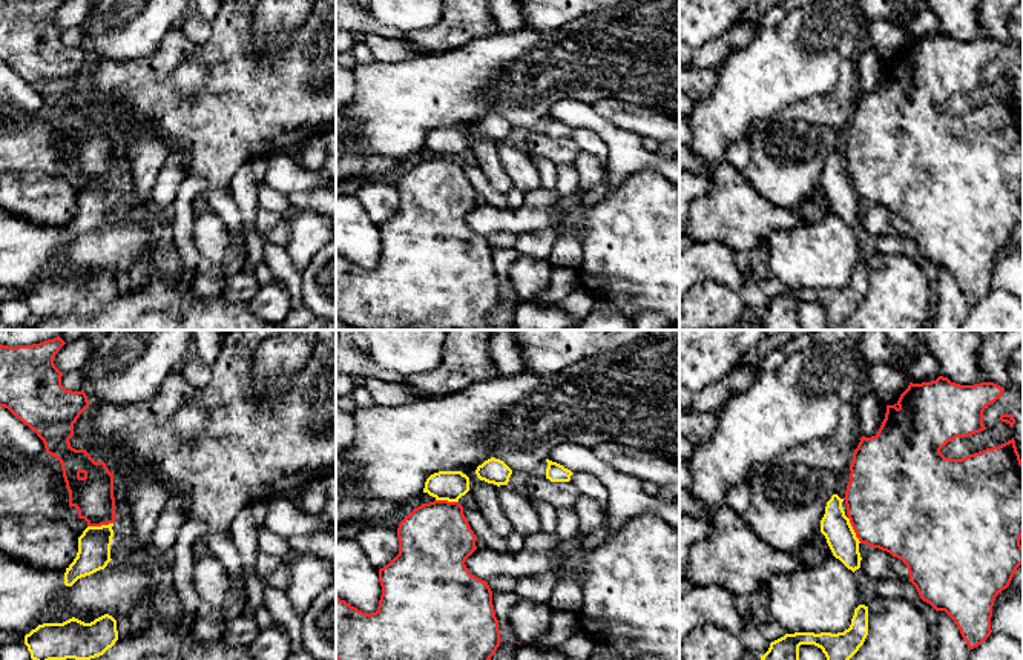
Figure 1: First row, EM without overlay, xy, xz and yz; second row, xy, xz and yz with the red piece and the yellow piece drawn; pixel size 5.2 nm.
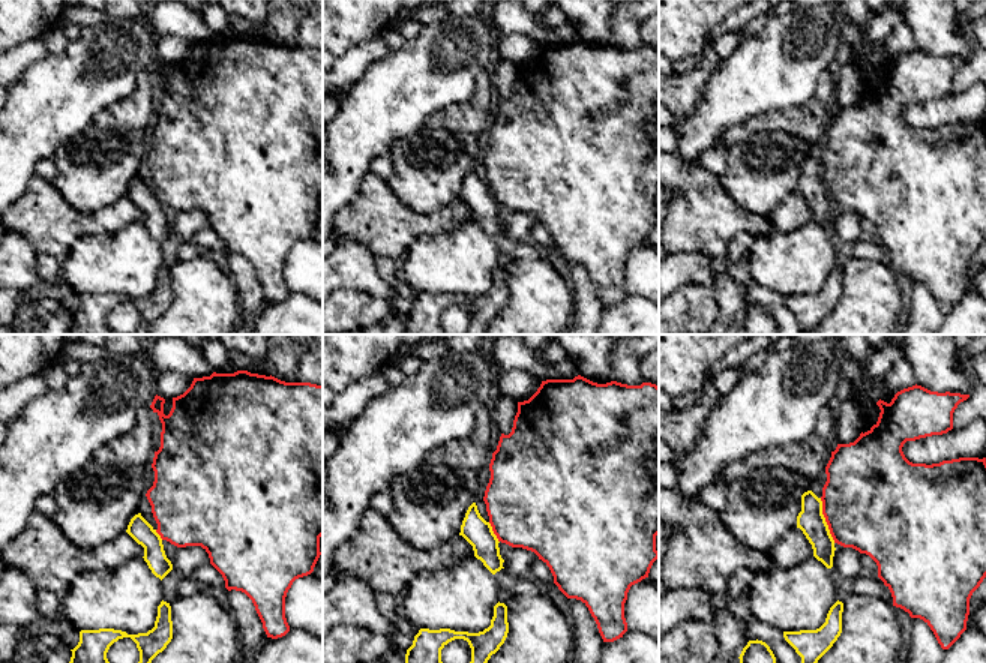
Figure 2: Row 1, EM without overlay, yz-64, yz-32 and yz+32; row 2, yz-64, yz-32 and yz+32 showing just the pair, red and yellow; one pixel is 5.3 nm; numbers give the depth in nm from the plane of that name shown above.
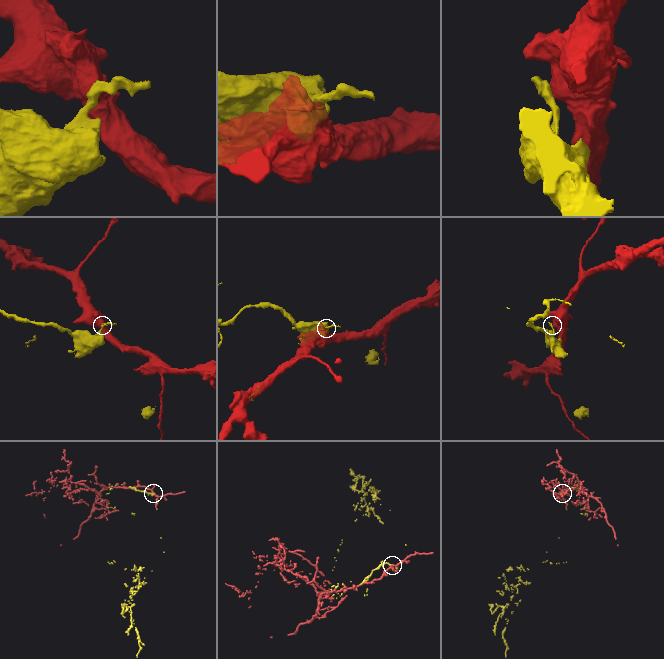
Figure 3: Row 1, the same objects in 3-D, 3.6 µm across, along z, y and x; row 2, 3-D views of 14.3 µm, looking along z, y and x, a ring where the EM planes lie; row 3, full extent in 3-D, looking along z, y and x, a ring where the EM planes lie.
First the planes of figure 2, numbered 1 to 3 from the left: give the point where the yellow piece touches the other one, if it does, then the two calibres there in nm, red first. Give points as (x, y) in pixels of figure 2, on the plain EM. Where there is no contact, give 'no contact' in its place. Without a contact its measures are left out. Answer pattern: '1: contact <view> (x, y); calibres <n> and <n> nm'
1: contact yz-64 (158, 197); calibres 460 and 120 nm
2: contact yz-32 (494, 197); calibres 480 and 150 nm
3: contact yz+32 (826, 185); calibres 500 and 150 nm

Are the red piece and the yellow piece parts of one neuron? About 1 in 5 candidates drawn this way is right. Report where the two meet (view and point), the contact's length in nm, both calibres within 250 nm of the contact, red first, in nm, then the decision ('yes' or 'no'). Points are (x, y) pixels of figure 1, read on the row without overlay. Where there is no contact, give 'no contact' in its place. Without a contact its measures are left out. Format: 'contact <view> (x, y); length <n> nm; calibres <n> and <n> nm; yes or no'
contact xy (100, 181); length 140 nm; calibres 220 and 180 nm; no

